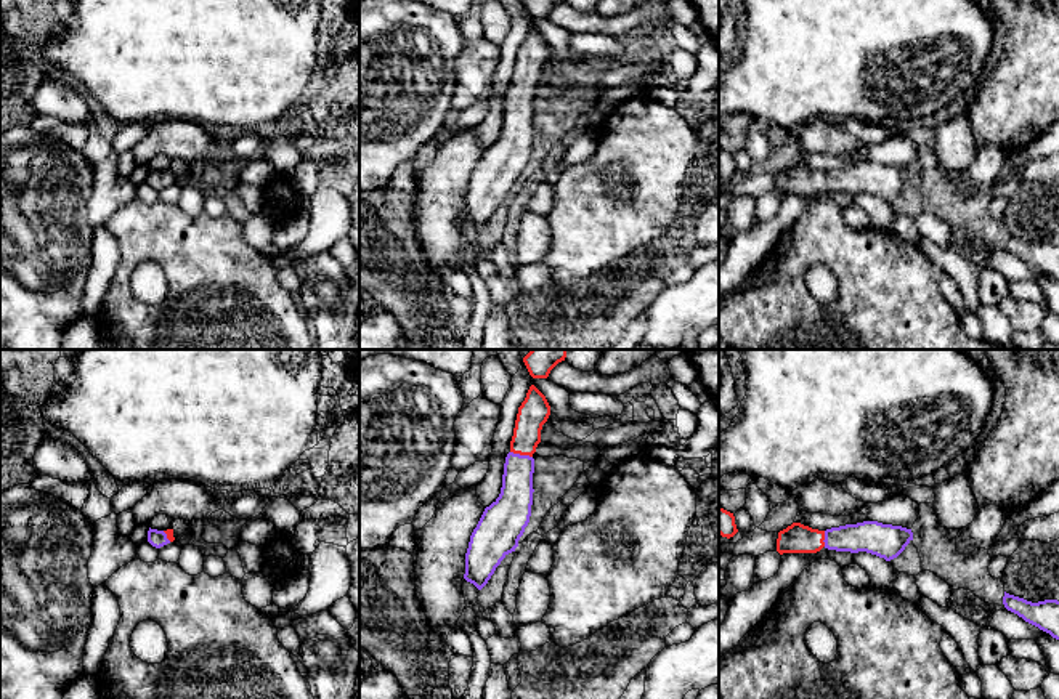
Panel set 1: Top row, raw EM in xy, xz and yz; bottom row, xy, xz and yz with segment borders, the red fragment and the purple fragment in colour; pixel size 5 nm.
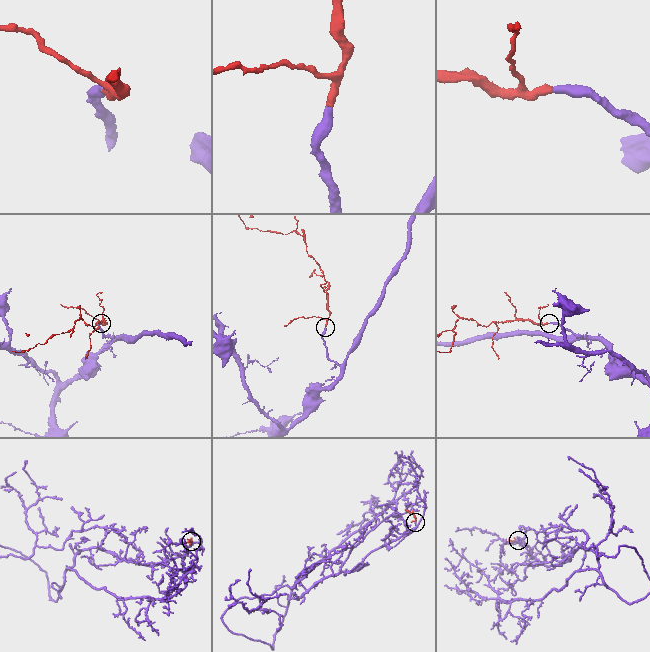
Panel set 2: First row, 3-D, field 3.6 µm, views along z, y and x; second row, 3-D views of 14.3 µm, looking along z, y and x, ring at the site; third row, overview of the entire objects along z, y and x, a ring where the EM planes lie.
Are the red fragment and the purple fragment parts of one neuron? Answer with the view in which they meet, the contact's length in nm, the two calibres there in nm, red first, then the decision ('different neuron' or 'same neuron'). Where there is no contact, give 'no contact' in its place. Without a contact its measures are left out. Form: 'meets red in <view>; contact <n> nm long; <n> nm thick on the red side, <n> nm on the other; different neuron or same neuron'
meets red in xz; contact 120 nm long; 150 nm thick on the red side, 170 nm on the other; same neuron

